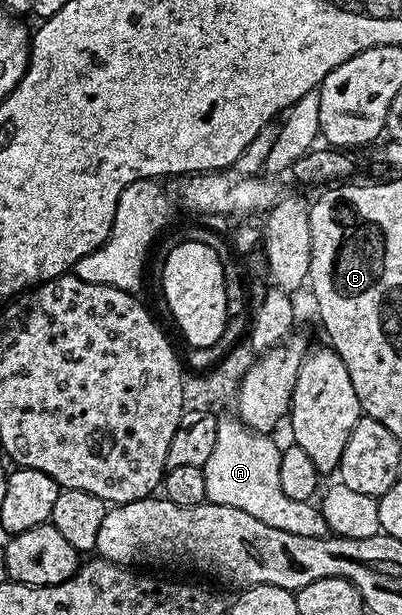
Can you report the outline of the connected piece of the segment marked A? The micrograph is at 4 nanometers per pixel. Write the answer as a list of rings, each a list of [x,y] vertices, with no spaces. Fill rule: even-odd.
[[[219,415],[215,445],[205,463],[202,473],[205,480],[206,500],[211,504],[234,506],[244,513],[263,522],[273,529],[284,533],[297,534],[300,537],[325,537],[329,535],[329,528],[321,509],[311,501],[289,498],[281,489],[280,462],[282,461],[281,445],[276,444],[269,435],[253,432],[235,415]]]

